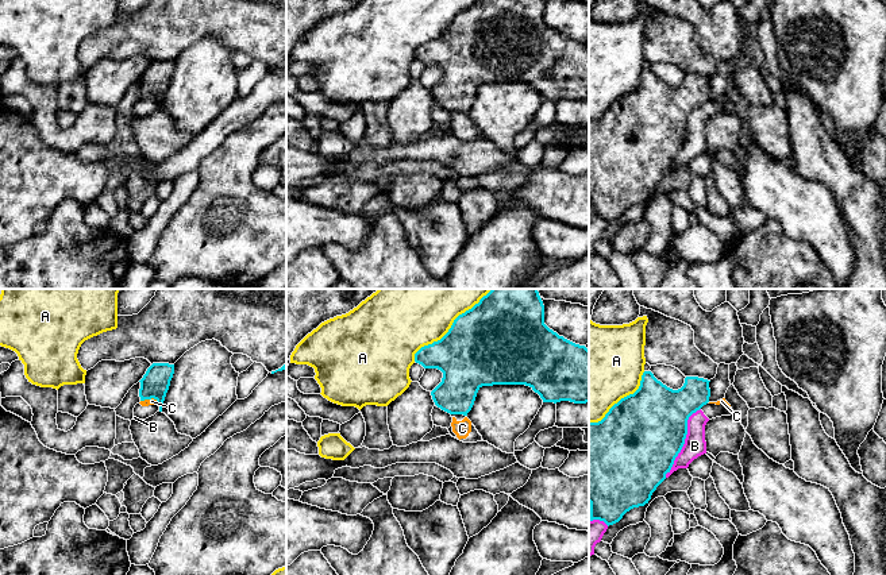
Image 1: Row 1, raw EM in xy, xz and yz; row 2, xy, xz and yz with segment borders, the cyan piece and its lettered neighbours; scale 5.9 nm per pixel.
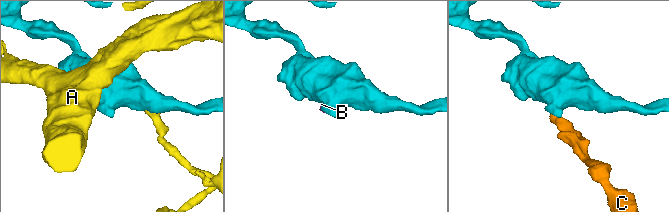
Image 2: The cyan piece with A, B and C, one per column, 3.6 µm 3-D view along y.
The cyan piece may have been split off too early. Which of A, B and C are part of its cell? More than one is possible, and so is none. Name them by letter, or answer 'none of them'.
none of them

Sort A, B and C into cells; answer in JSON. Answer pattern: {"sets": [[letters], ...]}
{"sets": [["A"], ["B", "C"]]}

